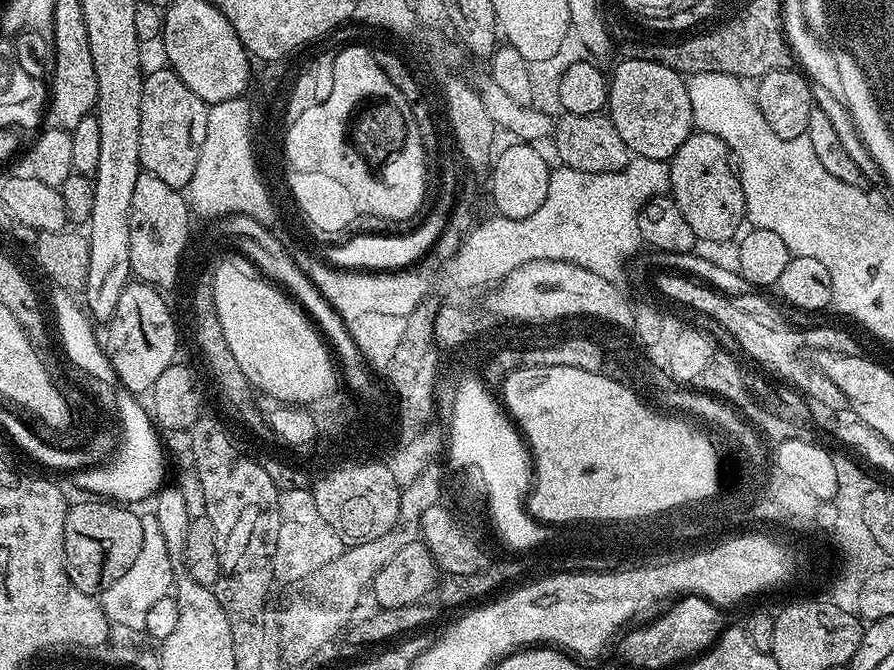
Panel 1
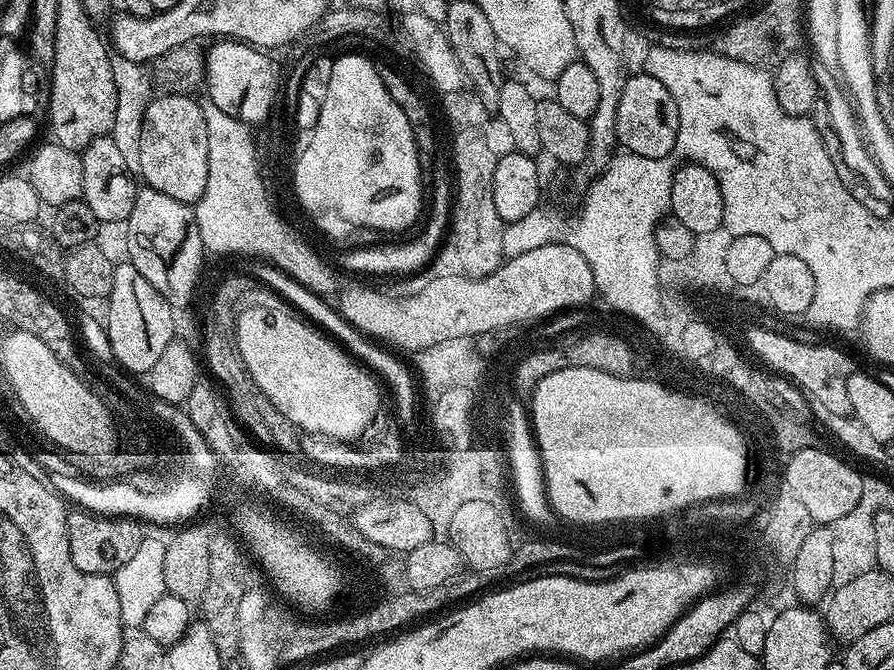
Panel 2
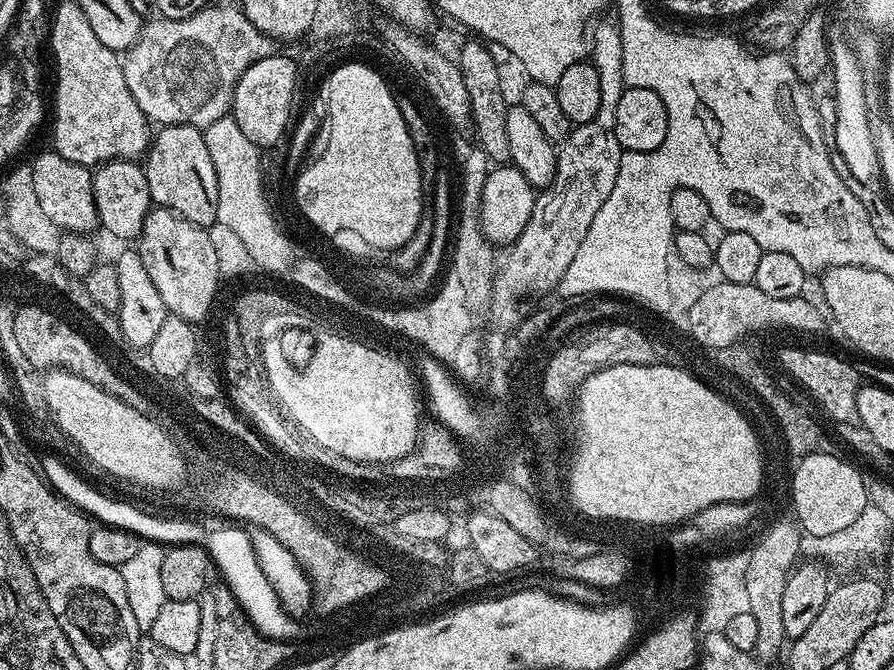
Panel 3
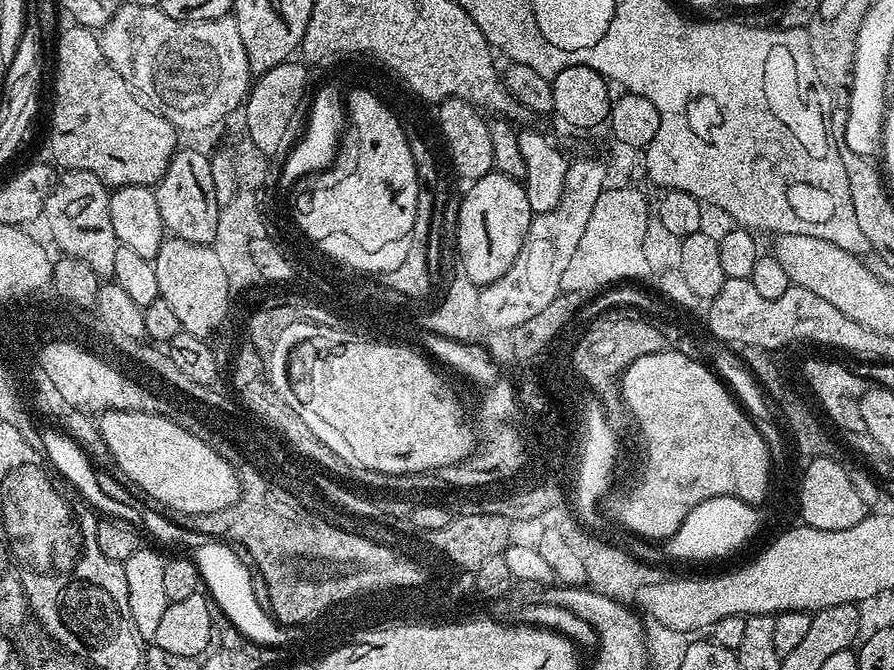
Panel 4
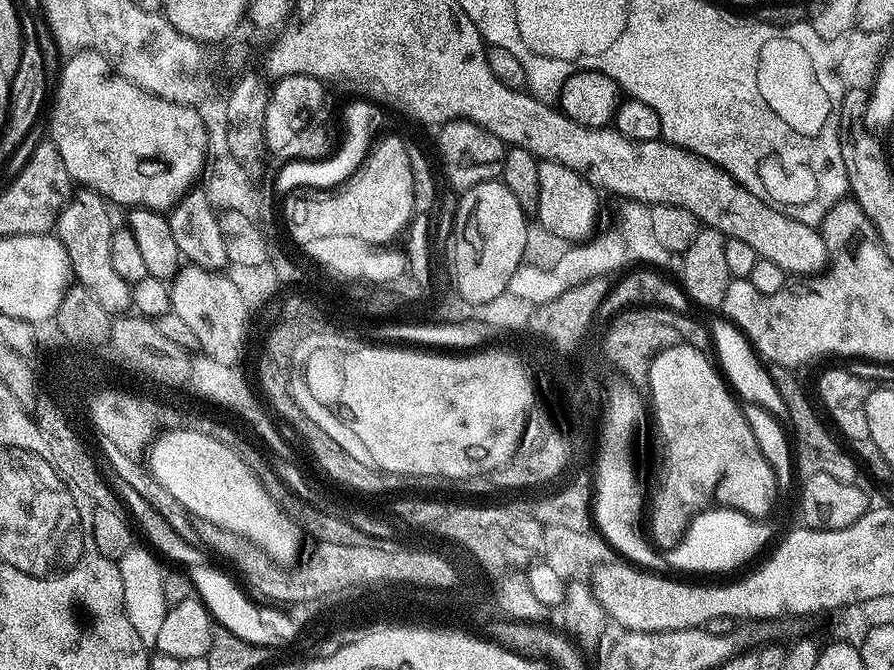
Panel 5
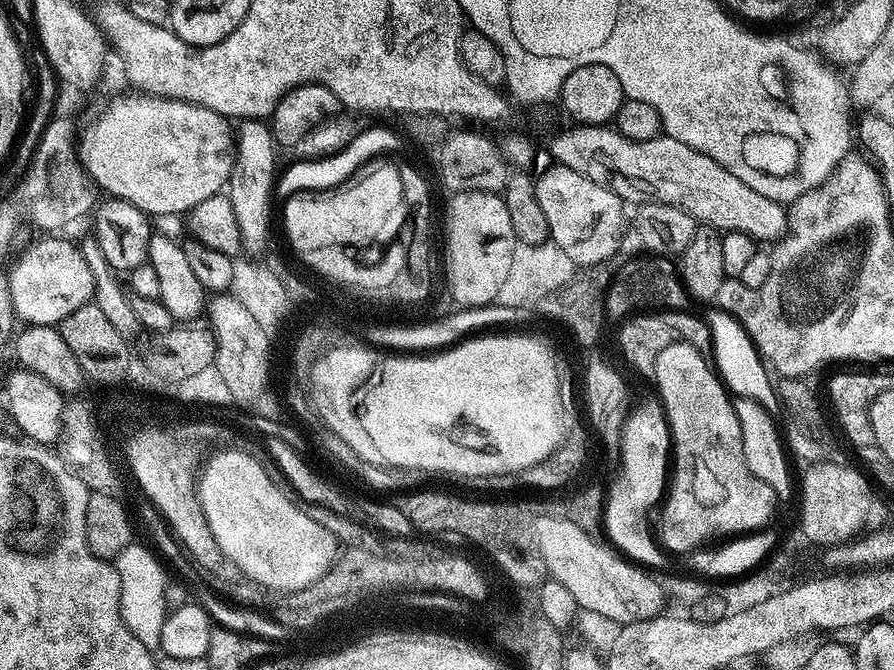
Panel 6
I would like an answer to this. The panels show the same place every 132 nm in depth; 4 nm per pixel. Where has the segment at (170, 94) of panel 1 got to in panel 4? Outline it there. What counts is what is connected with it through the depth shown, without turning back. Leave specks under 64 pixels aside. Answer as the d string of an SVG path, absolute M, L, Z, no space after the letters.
M181 147L173 156L168 173L154 188L165 229L175 239L212 246L218 234L219 200L209 157L195 147Z

